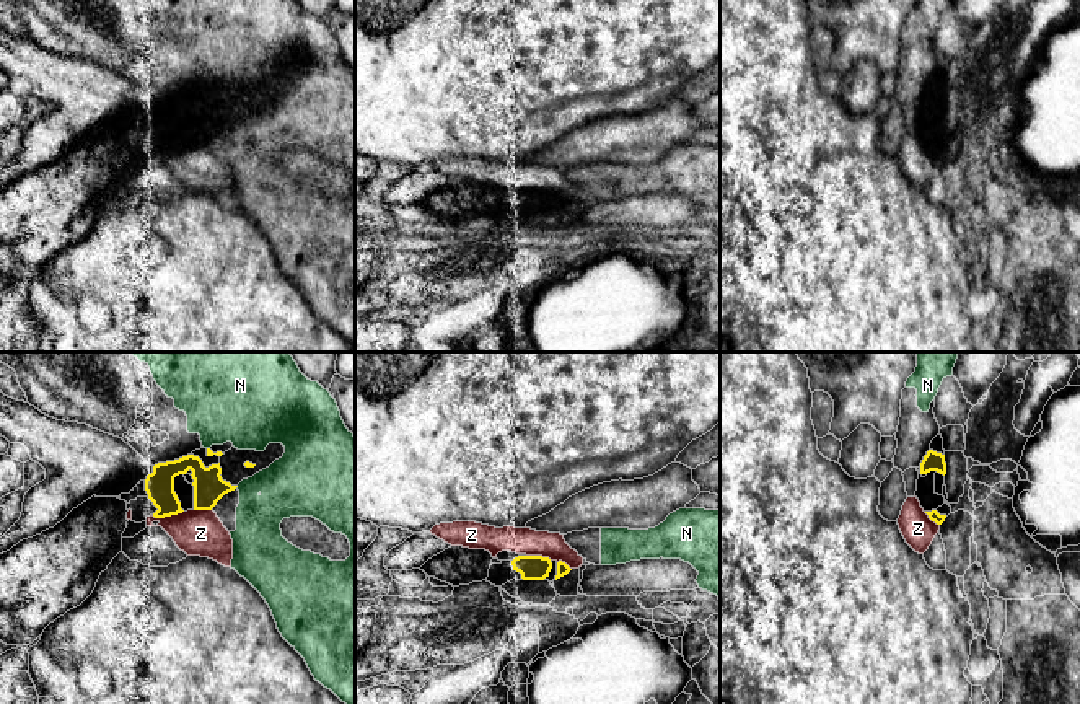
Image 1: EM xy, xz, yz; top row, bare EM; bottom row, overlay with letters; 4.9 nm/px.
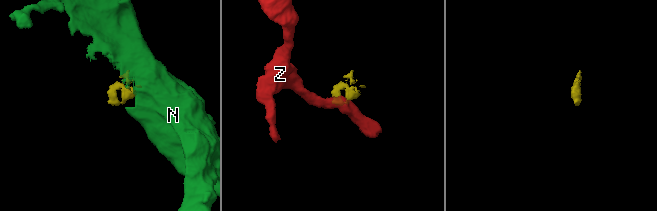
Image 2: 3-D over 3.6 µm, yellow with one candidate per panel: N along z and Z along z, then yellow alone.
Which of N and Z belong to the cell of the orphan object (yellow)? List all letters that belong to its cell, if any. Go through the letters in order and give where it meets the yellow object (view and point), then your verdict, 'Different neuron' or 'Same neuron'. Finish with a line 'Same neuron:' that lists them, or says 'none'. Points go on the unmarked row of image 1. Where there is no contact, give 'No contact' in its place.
N: No contact. Different neuron
Z: Touches yellow at xy (166, 150). Different neuron
Same neuron: none

